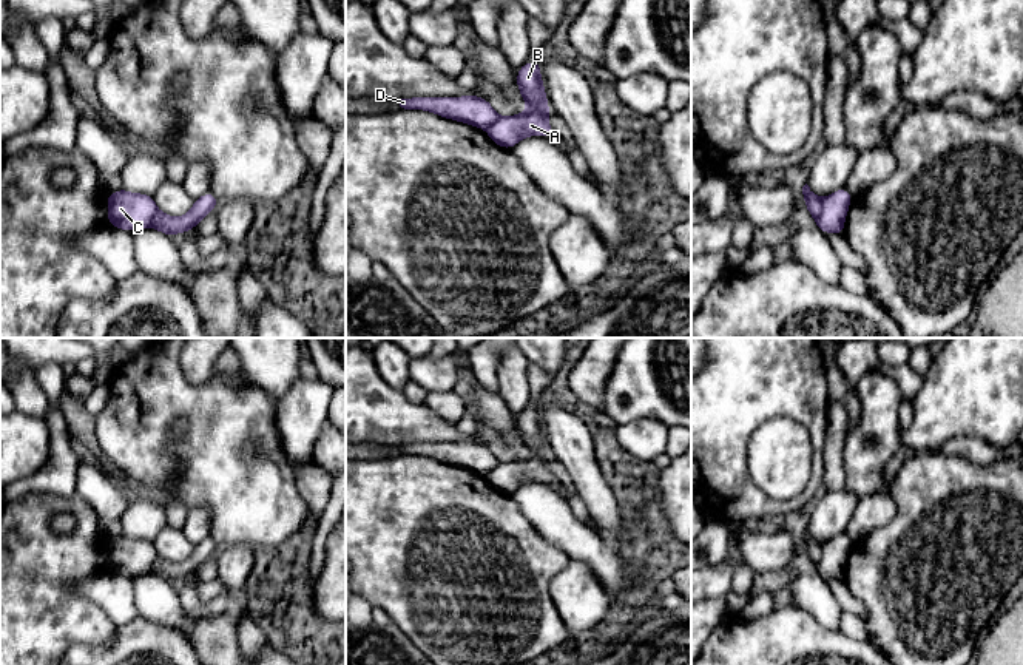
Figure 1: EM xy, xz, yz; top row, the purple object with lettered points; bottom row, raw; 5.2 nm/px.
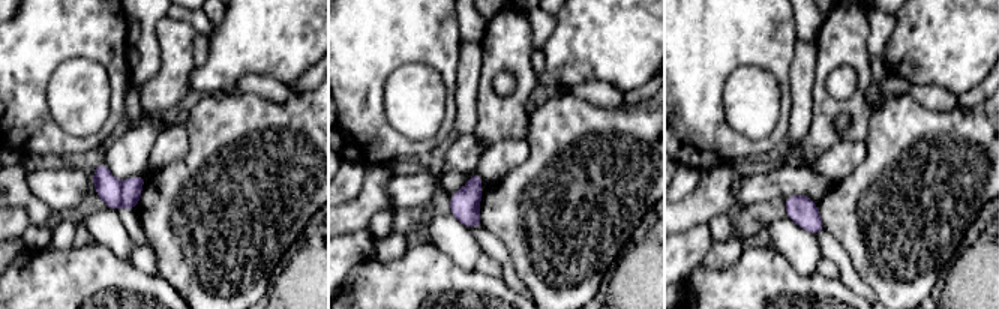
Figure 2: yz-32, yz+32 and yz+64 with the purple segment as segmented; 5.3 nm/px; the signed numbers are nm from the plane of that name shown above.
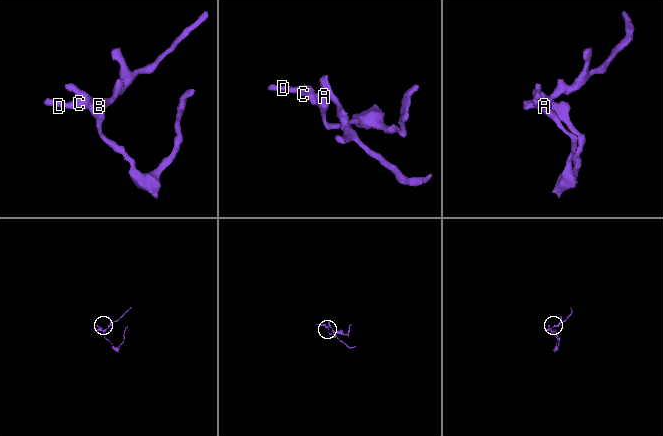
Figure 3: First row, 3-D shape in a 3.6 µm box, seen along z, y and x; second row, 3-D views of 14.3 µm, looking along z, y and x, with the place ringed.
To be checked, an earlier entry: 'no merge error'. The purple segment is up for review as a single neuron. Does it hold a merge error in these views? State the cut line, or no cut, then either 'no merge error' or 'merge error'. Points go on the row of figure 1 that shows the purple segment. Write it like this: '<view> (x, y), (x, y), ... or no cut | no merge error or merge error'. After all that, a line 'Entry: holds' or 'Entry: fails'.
yz (823, 201), (817, 221) | merge error
Entry: fails

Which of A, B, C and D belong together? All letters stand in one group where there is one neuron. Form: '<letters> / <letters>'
A B / C D

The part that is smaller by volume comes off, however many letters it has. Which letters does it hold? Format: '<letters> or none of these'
C, D

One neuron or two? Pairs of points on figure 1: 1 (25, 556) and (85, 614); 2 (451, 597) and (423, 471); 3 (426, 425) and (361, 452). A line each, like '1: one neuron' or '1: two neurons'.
1: one neuron
2: one neuron
3: two neurons

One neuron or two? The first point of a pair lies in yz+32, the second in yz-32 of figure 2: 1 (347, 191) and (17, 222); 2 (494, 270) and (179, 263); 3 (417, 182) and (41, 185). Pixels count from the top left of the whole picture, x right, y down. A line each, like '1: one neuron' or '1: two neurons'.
1: two neurons
2: two neurons
3: one neuron

